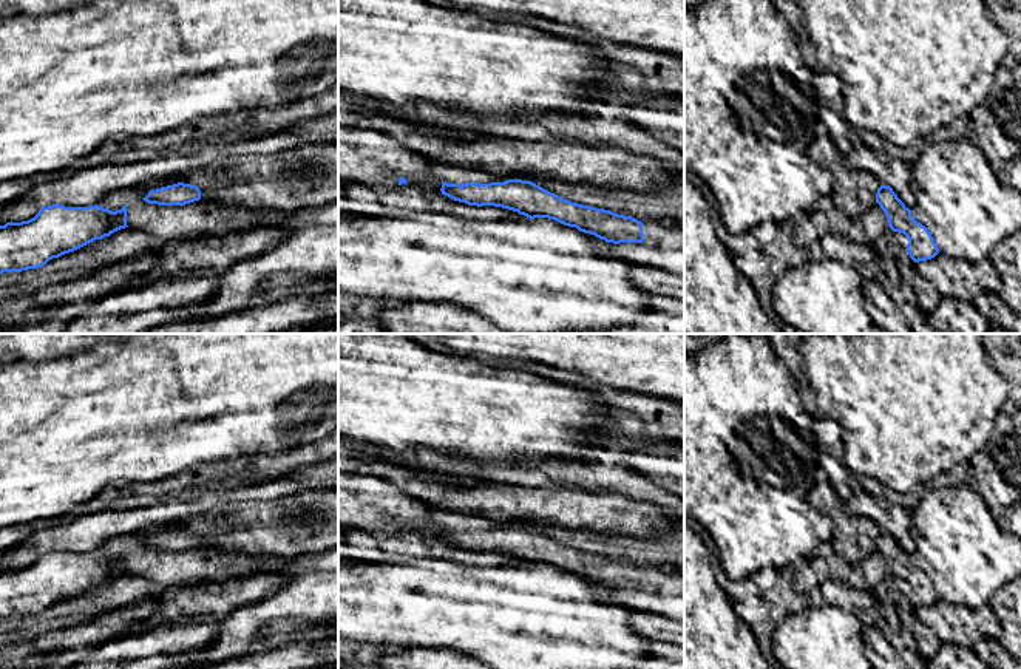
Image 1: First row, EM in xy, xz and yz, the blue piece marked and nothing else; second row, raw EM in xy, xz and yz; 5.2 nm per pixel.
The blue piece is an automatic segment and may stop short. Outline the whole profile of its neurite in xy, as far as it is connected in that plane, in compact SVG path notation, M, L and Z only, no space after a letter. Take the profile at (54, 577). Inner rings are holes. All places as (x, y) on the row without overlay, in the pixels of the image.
M53 550L22 569L0 572L0 620L39 615L49 606L74 598L125 575L127 553L111 558L100 552Z

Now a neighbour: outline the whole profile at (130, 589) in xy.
M125 573L74 598L53 604L39 615L0 620L0 644L6 637L15 633L42 635L48 630L86 623L125 604L130 606L142 599L161 598L165 590L165 587L141 576Z

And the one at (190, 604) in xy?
M259 572L227 581L170 587L158 601L158 610L134 630L158 624L199 624L227 616L238 606L259 603L289 579L280 572Z

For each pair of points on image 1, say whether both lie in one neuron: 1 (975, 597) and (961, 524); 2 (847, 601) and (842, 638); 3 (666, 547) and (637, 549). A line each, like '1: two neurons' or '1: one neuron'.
1: one neuron
2: two neurons
3: one neuron

